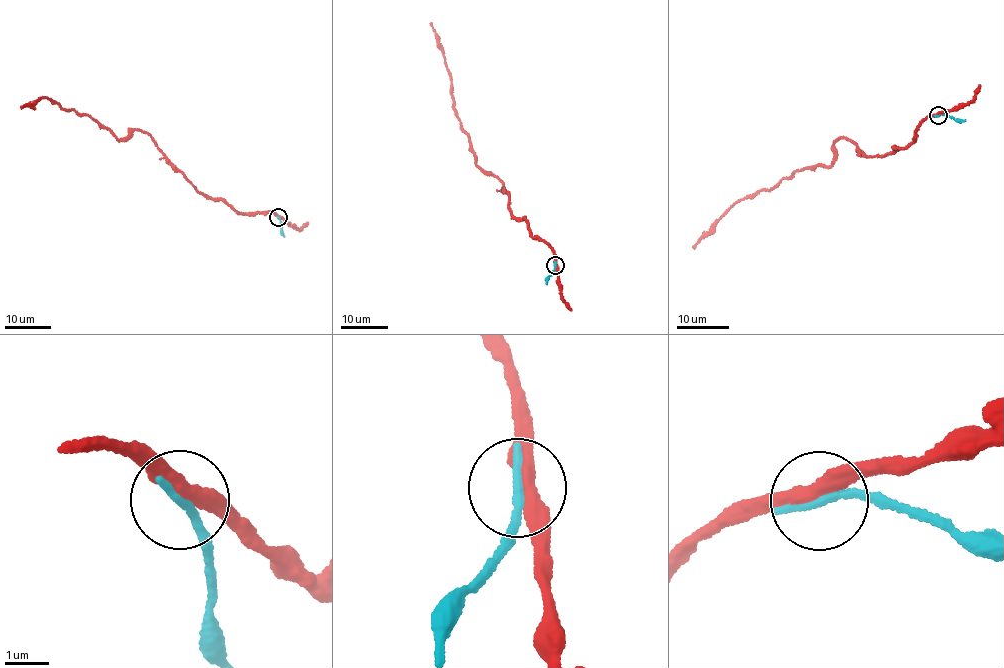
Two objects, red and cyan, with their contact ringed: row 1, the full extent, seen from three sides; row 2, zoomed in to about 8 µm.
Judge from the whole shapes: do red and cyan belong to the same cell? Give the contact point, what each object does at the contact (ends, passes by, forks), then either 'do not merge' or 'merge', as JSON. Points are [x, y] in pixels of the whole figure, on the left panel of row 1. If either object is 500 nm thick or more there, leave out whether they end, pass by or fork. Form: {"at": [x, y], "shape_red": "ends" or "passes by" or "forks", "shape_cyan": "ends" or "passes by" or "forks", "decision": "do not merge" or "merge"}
{"at": [278, 217], "shape_red": "passes by", "shape_cyan": "ends", "decision": "do not merge"}

